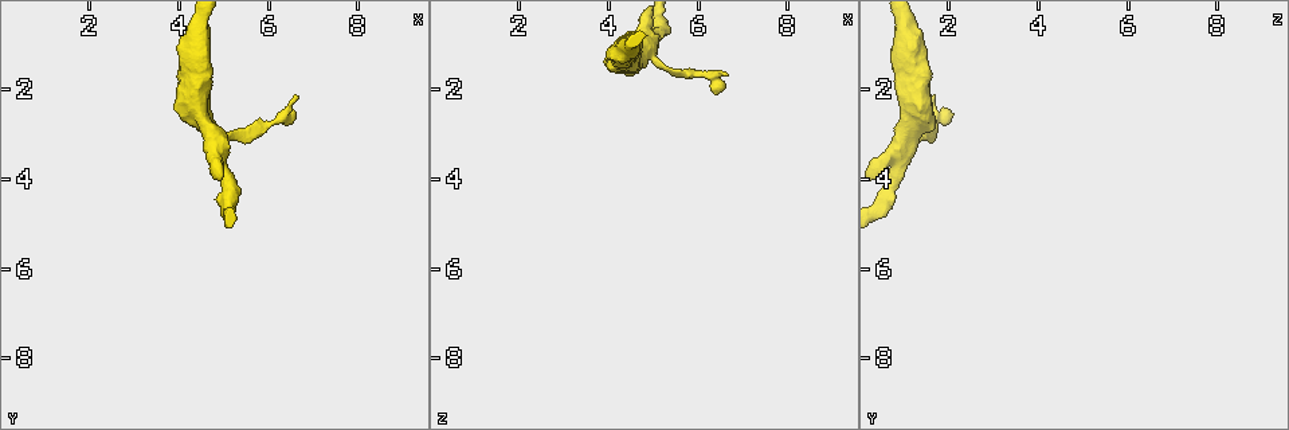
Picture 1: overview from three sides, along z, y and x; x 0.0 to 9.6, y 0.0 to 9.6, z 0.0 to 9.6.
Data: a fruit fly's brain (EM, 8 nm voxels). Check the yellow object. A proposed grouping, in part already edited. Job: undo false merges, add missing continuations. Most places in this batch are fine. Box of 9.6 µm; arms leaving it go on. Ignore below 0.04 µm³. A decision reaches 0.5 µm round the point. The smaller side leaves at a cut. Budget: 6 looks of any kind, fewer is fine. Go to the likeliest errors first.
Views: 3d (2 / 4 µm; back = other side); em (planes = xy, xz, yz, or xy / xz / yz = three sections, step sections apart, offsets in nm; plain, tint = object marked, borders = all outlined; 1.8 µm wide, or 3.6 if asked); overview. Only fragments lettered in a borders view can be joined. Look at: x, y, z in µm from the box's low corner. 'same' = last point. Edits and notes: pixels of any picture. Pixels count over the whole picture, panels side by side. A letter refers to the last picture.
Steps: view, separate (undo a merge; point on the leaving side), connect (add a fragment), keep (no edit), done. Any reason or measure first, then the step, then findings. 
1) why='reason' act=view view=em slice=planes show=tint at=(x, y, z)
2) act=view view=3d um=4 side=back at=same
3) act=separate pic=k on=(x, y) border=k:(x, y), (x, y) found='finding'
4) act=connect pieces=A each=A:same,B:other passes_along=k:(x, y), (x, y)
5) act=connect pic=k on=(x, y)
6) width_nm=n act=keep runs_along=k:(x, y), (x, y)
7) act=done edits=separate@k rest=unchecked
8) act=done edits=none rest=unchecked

act=view view=3d um=2 at=(6.65, 2.10, 1.75)

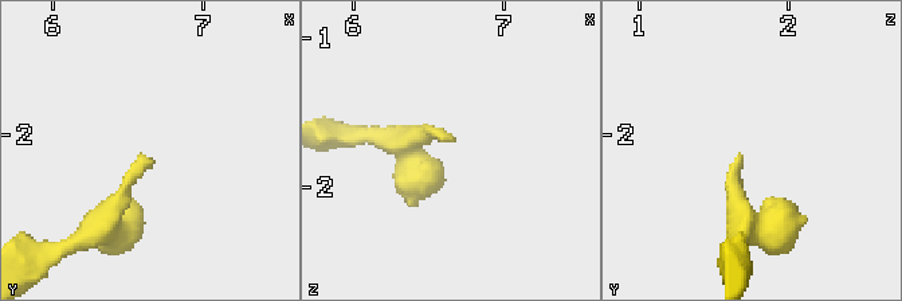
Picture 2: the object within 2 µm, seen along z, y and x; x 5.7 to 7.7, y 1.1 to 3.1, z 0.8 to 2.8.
why='need the tissue' act=view view=em slice=planes show=borders at=(6.62, 2.14, 1.72)

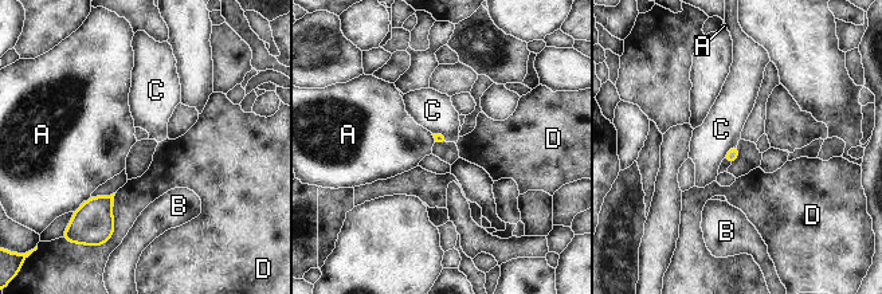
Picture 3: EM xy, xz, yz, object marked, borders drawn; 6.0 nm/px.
longest_contact=D:180nm act=keep each=A:other,B:other,C:other,D:other border=3:(736, 145), (724, 157) found='none of them fits'

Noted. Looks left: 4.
why='two arms at a narrow angle' act=view view=3d um=4 at=(4.75, 3.00, 1.05)

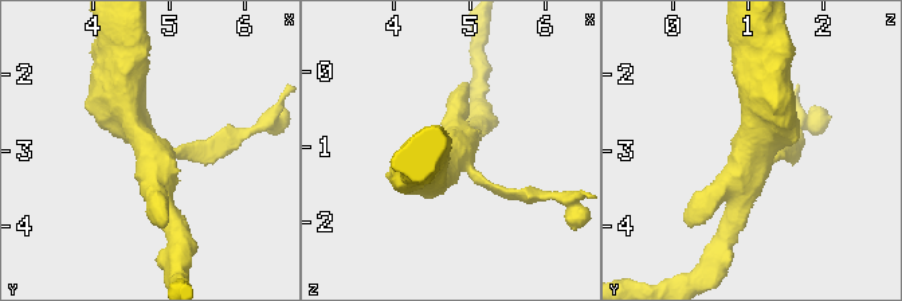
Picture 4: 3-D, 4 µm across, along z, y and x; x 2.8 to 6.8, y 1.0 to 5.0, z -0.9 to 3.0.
act=view view=em slice=planes show=borders at=(4.80, 2.95, 1.05)

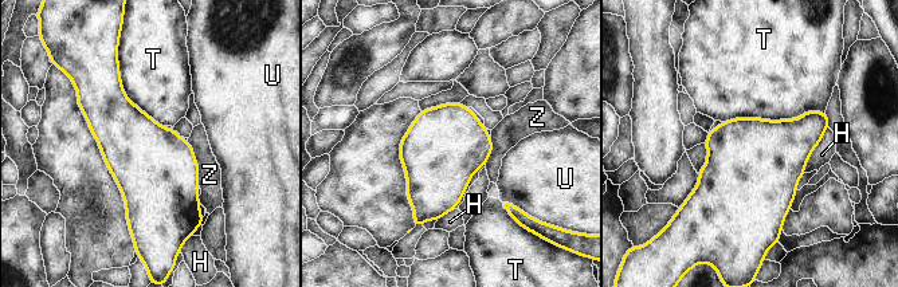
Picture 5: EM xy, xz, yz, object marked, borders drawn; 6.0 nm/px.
act=keep each=H:other,T:other,U:other,Z:other border=5:(824, 111), (724, 122) found='all the same cell'

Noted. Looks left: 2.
act=done edits=none rest=unchecked

